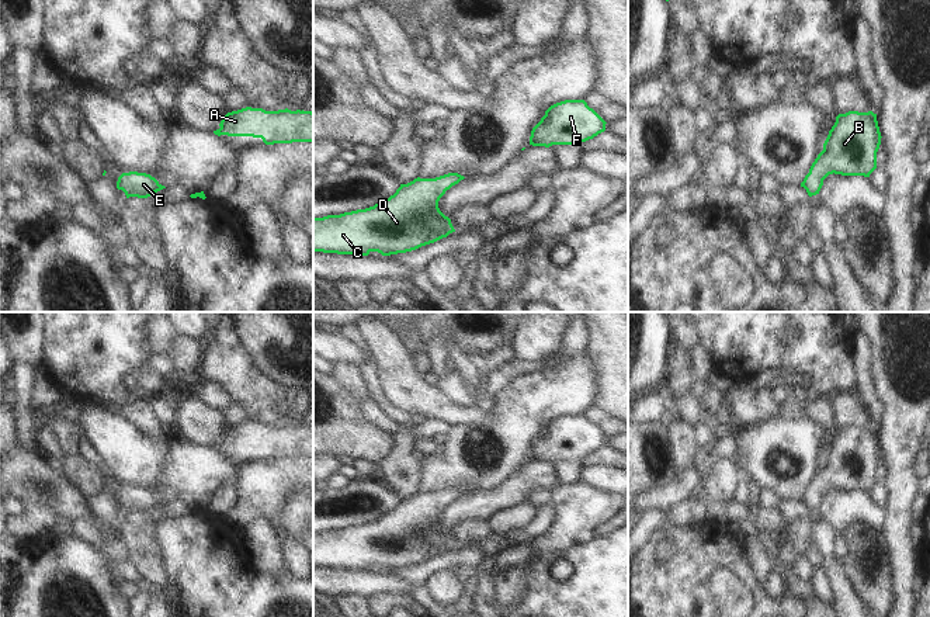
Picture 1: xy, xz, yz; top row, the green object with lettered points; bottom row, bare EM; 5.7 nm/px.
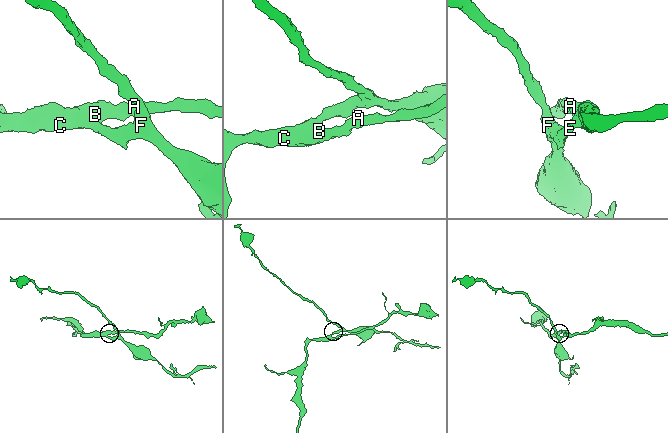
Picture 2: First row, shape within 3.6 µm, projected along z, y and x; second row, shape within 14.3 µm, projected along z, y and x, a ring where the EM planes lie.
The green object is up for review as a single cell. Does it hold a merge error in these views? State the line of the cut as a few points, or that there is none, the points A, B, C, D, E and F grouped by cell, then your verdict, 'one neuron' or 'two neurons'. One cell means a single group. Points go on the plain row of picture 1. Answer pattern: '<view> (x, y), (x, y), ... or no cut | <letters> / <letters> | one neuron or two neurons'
no cut | A B C D E F | one neuron

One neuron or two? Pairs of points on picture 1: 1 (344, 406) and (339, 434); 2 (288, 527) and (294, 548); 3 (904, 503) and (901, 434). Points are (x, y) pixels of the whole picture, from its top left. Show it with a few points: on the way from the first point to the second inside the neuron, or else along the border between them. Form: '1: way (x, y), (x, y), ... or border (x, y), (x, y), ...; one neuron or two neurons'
1: way (339, 413), (339, 427); one neuron
2: border (298, 540), (284, 540), (280, 544); two neurons
3: way (901, 486), (901, 451); one neuron

